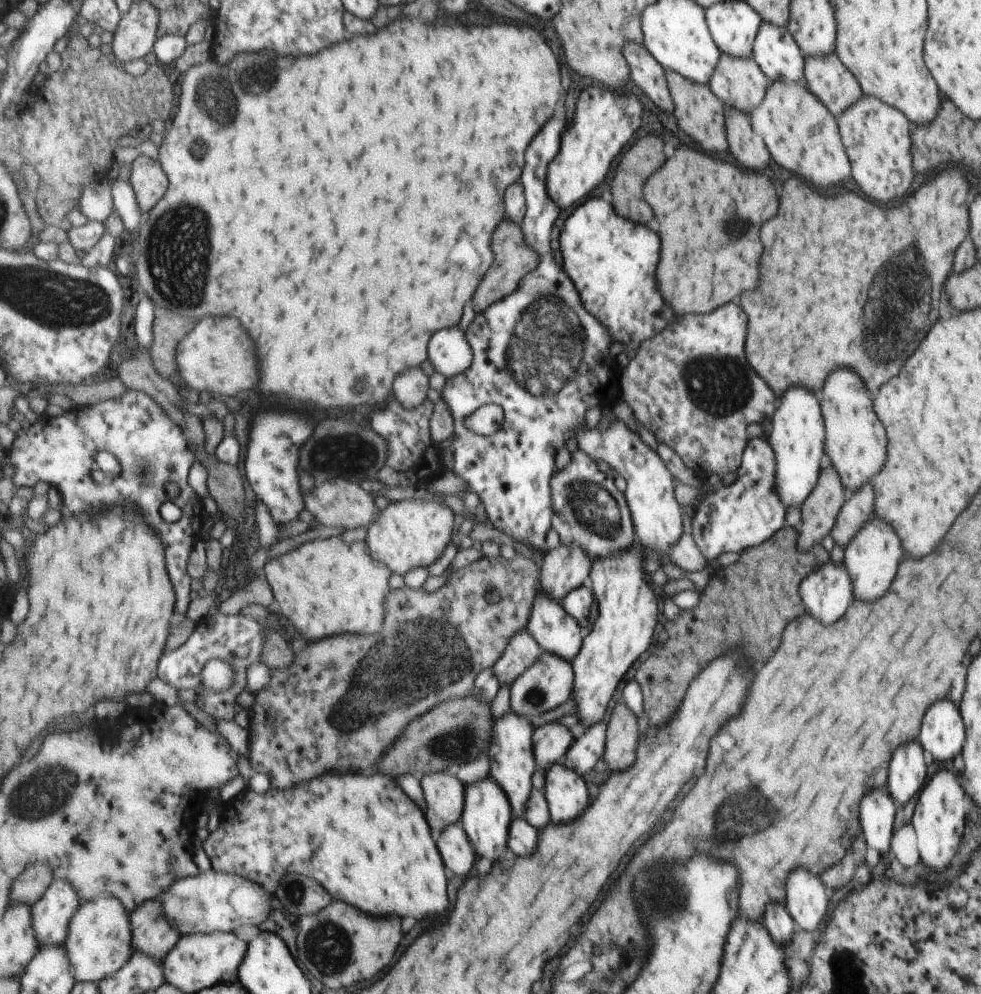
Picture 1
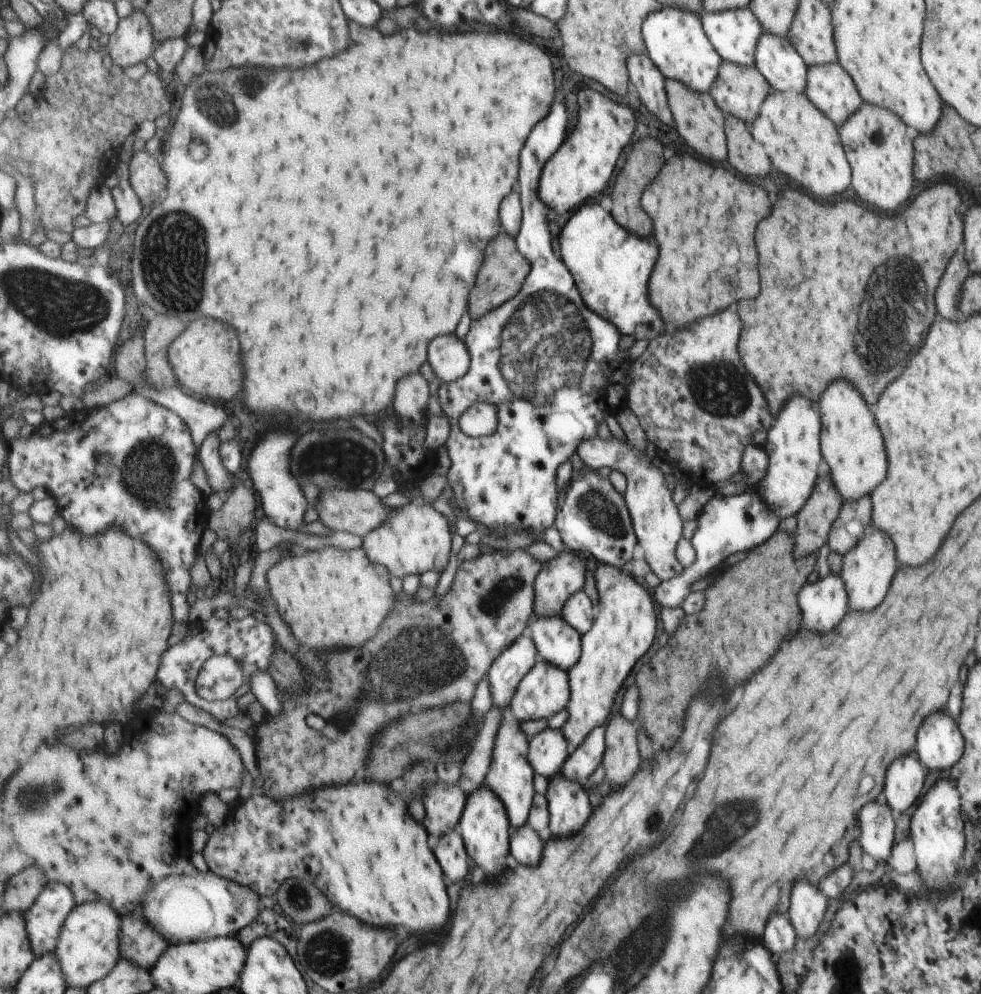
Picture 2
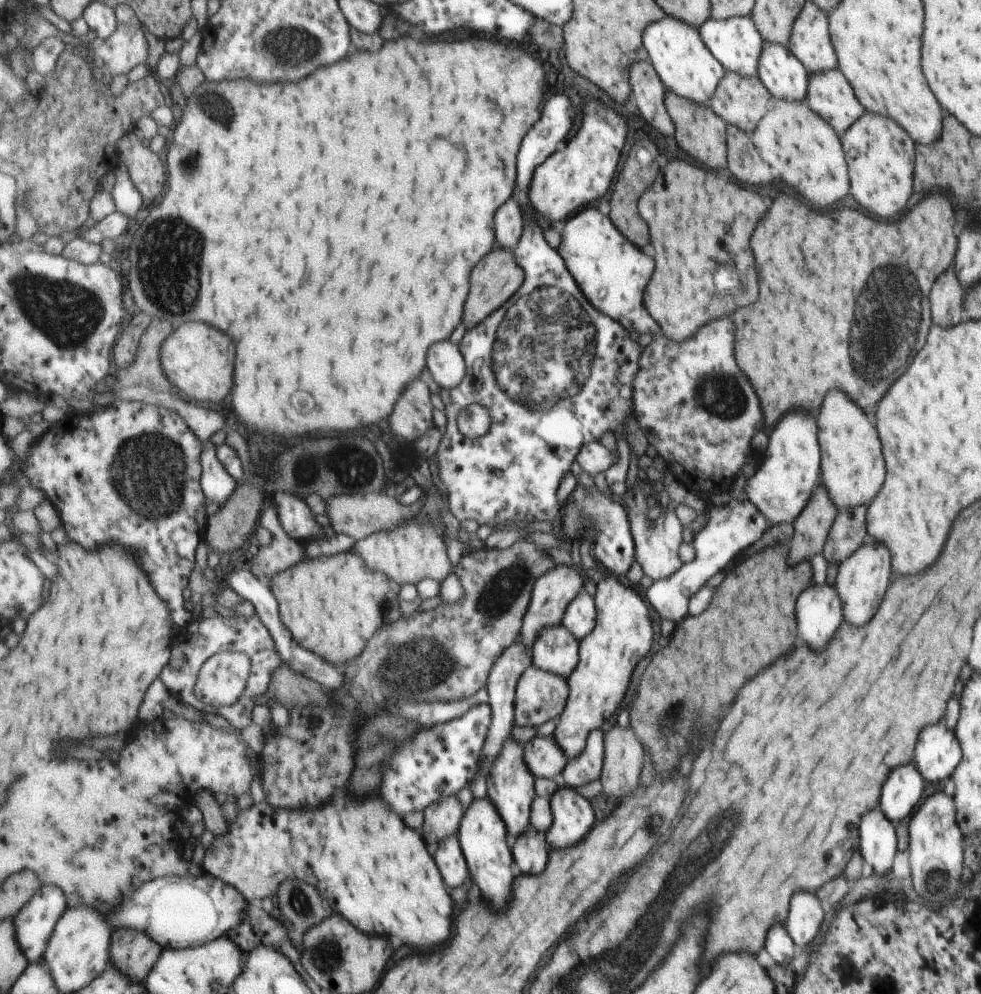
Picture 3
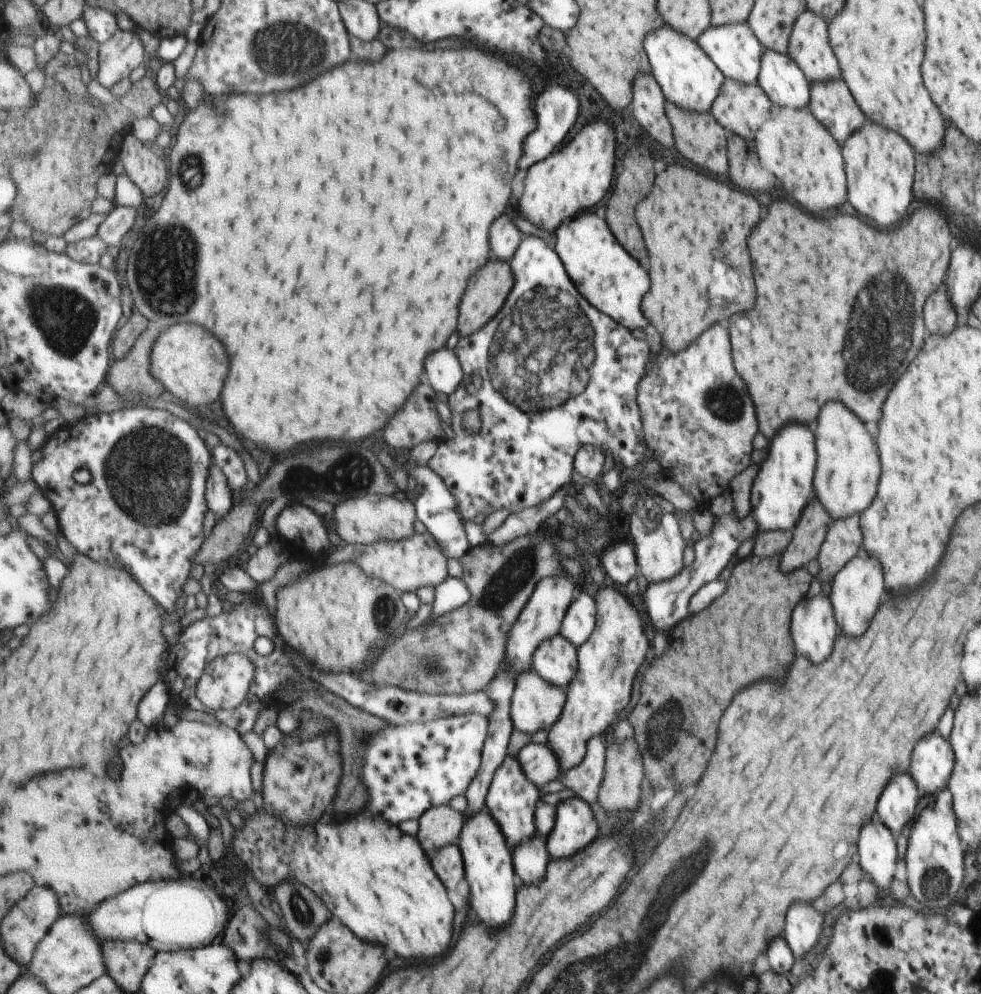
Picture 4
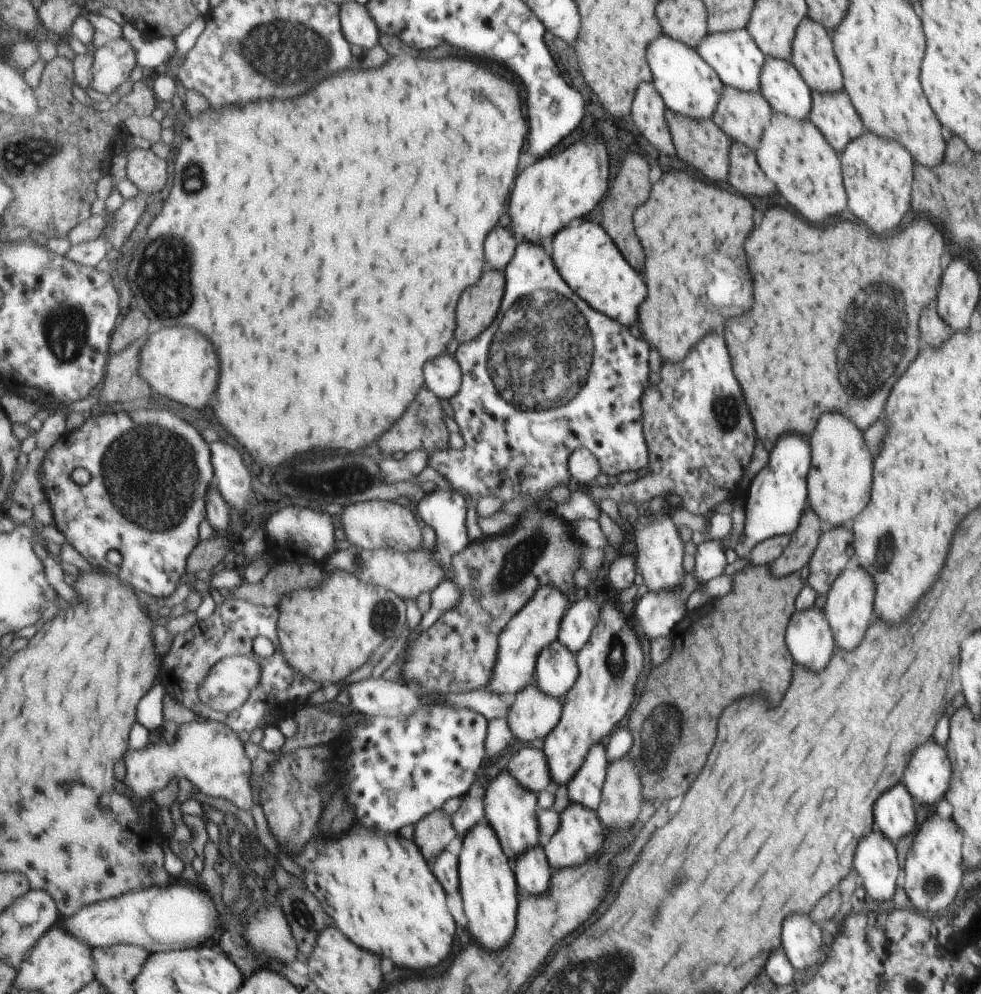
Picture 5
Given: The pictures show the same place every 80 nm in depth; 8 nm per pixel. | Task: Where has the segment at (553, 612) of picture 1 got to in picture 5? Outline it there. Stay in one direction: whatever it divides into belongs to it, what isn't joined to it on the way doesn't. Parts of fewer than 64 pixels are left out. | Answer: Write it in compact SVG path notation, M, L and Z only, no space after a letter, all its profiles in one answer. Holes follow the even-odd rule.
M559 639L540 652L535 680L542 691L563 700L579 677L576 654Z

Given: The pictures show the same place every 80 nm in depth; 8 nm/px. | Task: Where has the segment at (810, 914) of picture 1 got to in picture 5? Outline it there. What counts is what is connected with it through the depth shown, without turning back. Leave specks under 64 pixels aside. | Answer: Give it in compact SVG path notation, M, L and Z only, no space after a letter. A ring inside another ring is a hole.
M789 914L785 918L785 934L781 934L781 948L789 958L794 970L807 968L813 960L818 960L821 930L805 914Z

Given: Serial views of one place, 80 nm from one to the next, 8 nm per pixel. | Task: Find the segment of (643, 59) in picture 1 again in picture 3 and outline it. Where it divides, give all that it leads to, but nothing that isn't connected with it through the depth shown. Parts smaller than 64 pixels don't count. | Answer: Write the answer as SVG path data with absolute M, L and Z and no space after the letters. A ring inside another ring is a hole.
M647 60L634 62L630 70L632 96L639 112L649 120L653 128L657 128L665 136L674 136L674 124L669 118L666 108L663 108L663 82L656 70Z

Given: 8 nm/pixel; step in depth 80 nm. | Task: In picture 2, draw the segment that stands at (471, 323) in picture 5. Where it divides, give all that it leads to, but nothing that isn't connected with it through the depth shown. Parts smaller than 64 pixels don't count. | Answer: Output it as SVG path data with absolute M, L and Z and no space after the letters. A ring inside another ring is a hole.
M507 231L501 232L495 238L493 246L489 246L489 258L485 260L485 266L473 290L473 298L469 302L469 314L472 320L484 317L499 305L504 305L509 299L516 297L531 272L532 262L519 250L516 238Z

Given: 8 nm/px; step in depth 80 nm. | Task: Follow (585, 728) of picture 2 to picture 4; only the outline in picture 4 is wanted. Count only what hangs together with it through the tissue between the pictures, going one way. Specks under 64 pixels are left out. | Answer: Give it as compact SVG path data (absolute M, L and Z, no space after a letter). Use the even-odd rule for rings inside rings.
M615 584L602 586L595 595L598 606L596 627L589 640L578 648L579 672L568 686L568 701L560 720L549 730L549 746L560 760L564 776L579 766L588 753L588 742L596 736L609 737L619 714L629 706L633 680L649 654L649 638L639 608Z

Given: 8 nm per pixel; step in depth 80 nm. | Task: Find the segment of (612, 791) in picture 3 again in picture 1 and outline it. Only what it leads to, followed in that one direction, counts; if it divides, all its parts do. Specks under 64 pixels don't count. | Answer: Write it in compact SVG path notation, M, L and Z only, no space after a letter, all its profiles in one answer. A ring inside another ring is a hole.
M618 701L608 721L607 752L605 760L609 766L627 768L637 758L639 740L639 718L631 712L624 701Z

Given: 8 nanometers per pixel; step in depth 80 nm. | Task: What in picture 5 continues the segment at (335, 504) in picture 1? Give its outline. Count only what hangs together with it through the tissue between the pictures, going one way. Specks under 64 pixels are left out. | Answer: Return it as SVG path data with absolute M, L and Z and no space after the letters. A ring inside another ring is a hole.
M373 499L351 503L343 508L340 516L344 534L351 545L369 550L393 547L404 551L414 551L422 547L423 532L413 510L399 502Z

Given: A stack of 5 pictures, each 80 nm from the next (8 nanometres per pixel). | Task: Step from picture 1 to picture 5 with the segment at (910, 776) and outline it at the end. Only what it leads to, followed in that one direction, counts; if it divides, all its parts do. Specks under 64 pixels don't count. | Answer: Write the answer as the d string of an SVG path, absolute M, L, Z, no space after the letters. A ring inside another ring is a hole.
M899 782L893 790L881 794L881 802L877 802L877 830L895 844L897 838L913 830L915 808L909 791Z

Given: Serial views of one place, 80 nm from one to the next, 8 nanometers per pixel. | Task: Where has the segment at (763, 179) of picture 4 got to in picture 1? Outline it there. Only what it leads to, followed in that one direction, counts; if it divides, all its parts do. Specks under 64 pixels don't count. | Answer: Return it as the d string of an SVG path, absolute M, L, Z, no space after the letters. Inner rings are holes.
M727 106L724 117L725 138L729 138L729 152L735 162L747 170L761 170L769 162L769 152L763 140L753 134L745 113Z

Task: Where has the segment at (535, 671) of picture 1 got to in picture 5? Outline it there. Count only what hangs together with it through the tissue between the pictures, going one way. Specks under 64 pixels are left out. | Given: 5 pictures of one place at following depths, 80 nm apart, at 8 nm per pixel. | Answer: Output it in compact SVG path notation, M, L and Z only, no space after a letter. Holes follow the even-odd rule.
M533 680L515 696L507 718L515 738L525 745L535 738L545 740L561 720L563 700L542 691L537 680Z

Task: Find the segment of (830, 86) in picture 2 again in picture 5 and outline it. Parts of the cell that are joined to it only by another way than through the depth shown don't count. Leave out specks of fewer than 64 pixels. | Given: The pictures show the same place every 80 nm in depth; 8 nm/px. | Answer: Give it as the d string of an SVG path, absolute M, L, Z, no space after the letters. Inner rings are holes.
M843 89L826 93L813 91L812 112L808 119L837 152L864 131Z

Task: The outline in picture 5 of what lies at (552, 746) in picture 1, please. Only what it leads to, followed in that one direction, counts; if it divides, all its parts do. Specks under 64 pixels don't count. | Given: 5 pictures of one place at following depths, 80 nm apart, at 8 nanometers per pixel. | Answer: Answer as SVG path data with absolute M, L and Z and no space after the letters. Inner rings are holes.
M530 744L523 746L510 758L506 768L529 790L538 793L553 786L549 761L543 748L533 748Z

